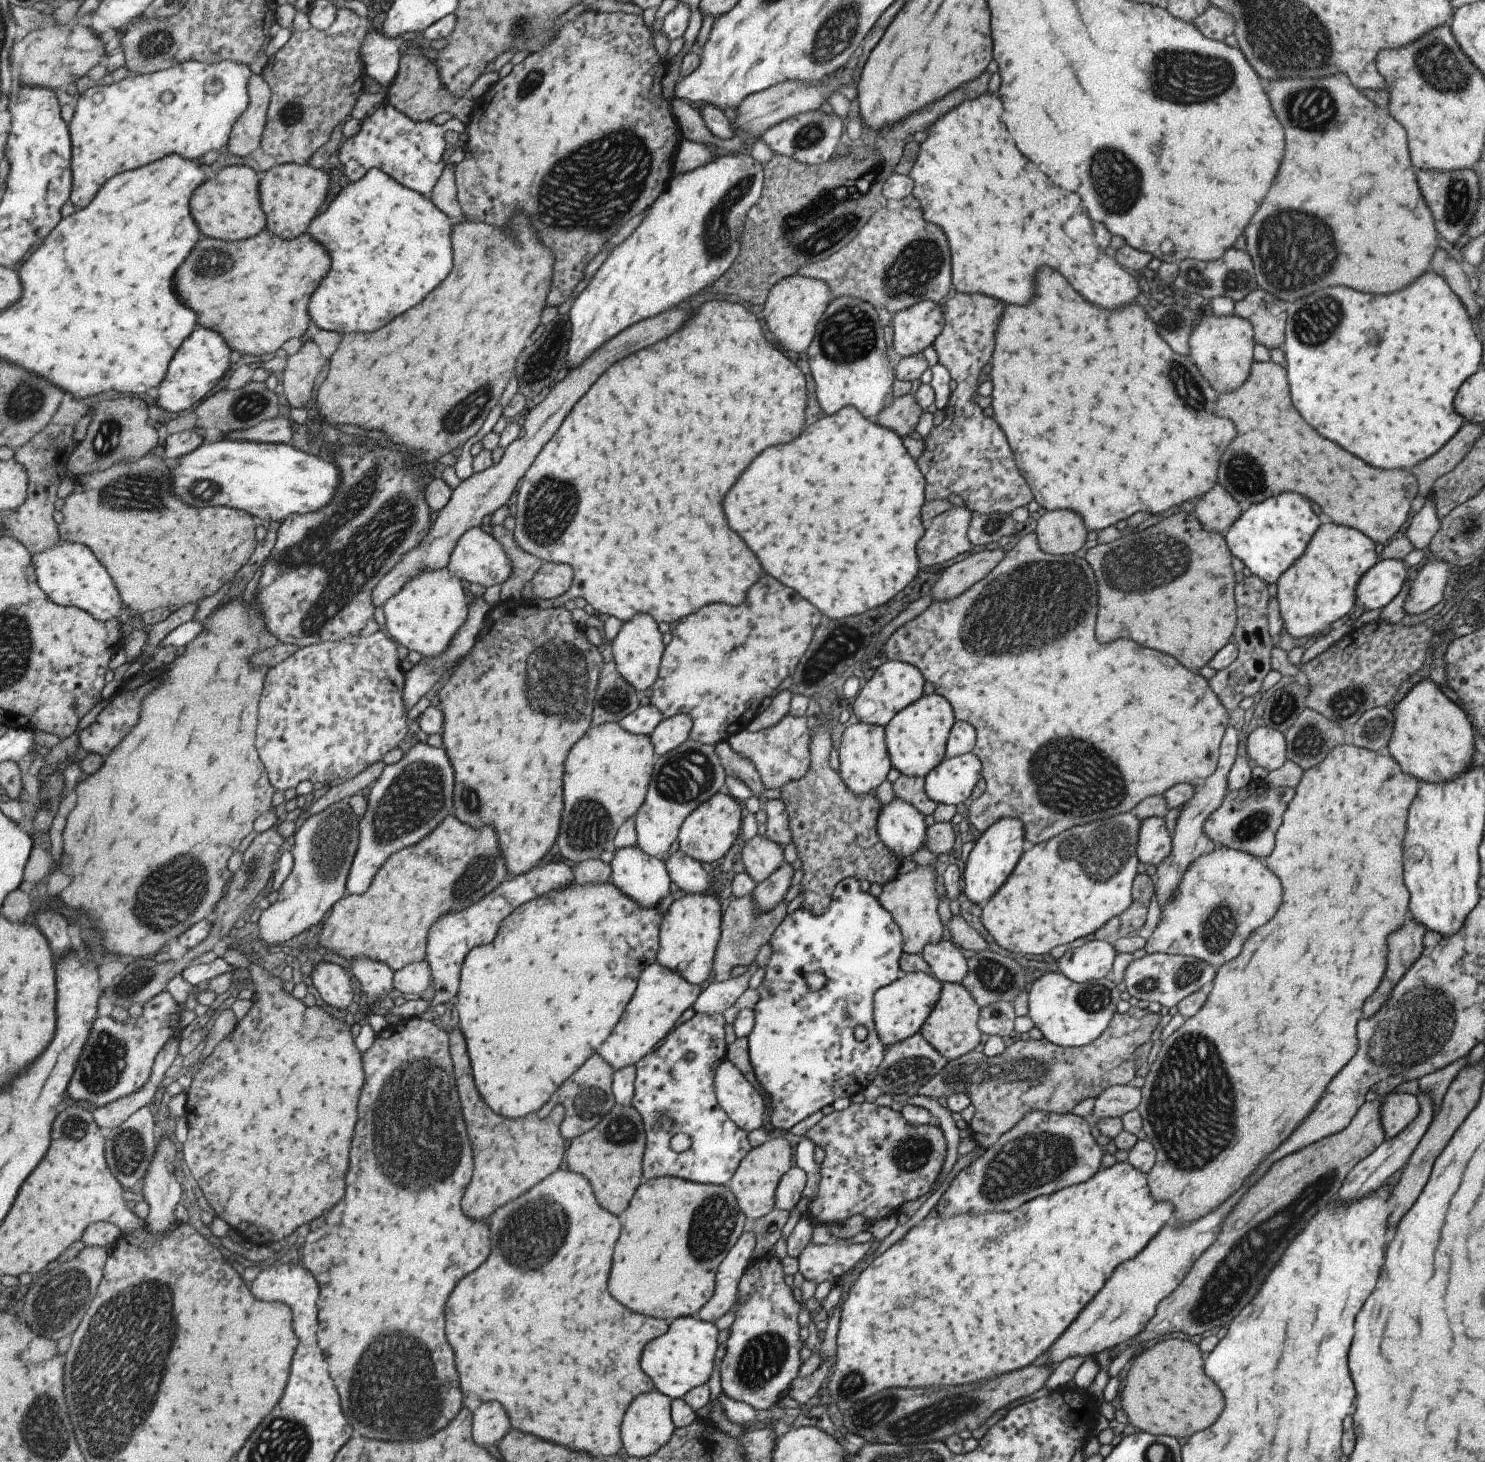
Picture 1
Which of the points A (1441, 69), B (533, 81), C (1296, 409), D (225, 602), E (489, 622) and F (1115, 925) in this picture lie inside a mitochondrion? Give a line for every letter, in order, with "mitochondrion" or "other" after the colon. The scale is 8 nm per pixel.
A: mitochondrion
B: mitochondrion
C: other
D: other
E: other
F: other

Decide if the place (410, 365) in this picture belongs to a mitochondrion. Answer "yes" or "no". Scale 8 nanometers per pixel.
no

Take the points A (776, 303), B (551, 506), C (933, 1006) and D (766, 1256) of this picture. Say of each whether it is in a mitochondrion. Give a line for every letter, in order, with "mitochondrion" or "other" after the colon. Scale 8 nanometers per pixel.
A: other
B: mitochondrion
C: other
D: other

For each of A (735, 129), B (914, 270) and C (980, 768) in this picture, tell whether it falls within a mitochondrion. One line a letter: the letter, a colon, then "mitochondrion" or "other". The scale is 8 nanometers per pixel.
A: other
B: mitochondrion
C: other

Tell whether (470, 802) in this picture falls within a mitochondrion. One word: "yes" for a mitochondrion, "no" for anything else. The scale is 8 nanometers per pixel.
yes

